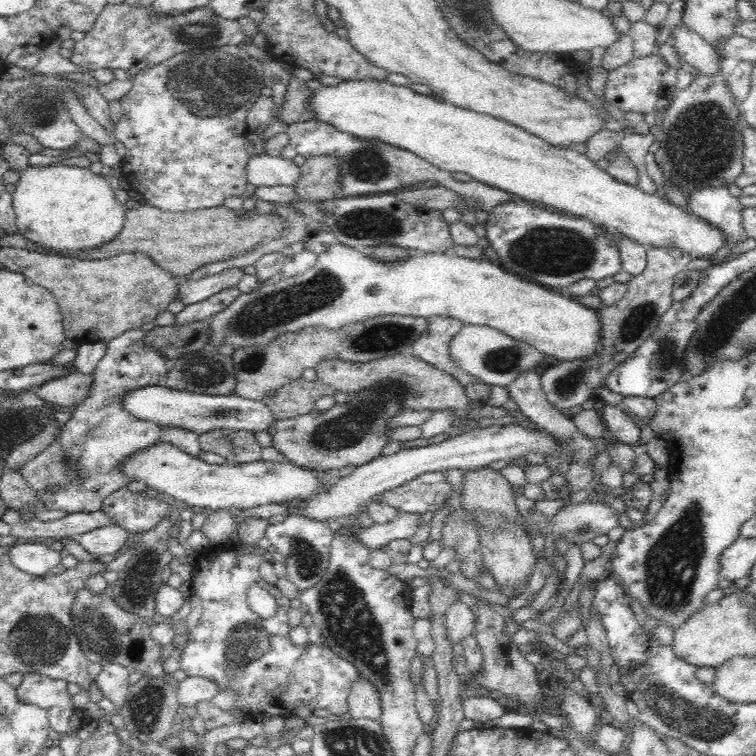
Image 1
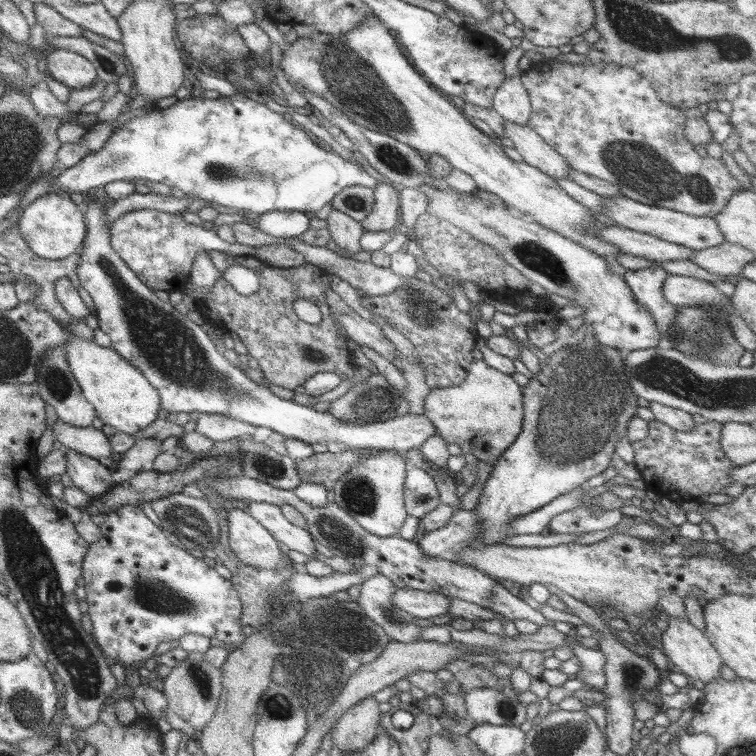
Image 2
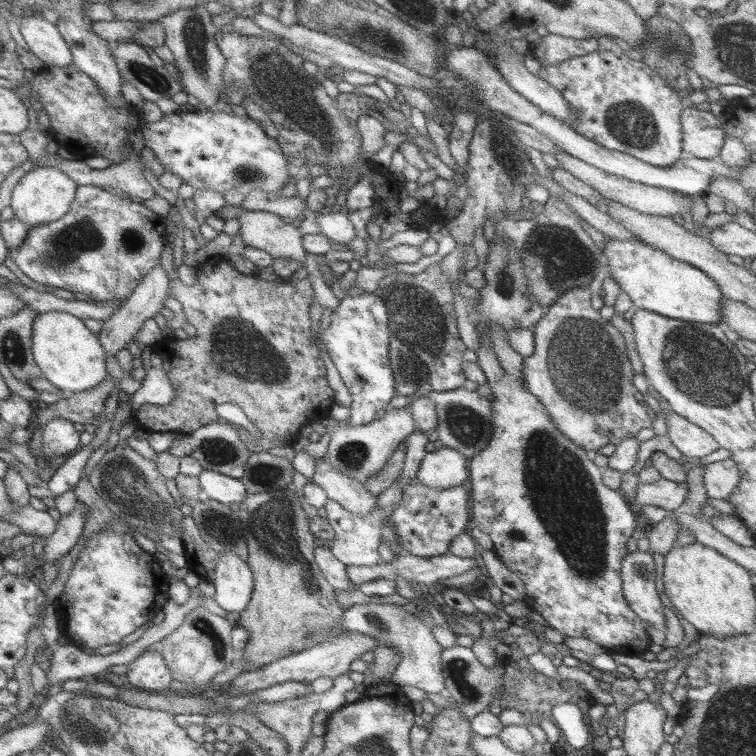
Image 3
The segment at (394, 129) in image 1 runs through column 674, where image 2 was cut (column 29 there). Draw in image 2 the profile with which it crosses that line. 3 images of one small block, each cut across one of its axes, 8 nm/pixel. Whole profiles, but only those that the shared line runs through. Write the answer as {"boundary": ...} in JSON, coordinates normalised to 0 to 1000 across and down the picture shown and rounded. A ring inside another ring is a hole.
{"boundary":[[[62,255],[29,278],[22,300],[33,324],[46,339],[60,344],[81,344],[104,331],[112,316],[114,294],[89,255]]]}

